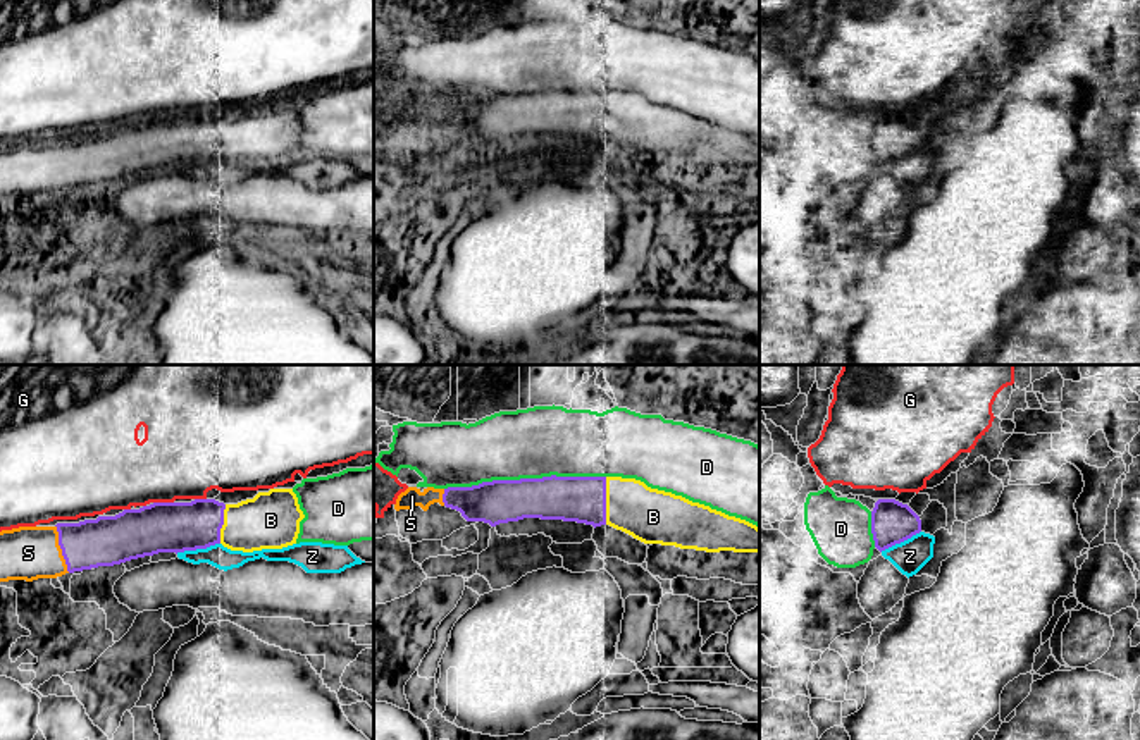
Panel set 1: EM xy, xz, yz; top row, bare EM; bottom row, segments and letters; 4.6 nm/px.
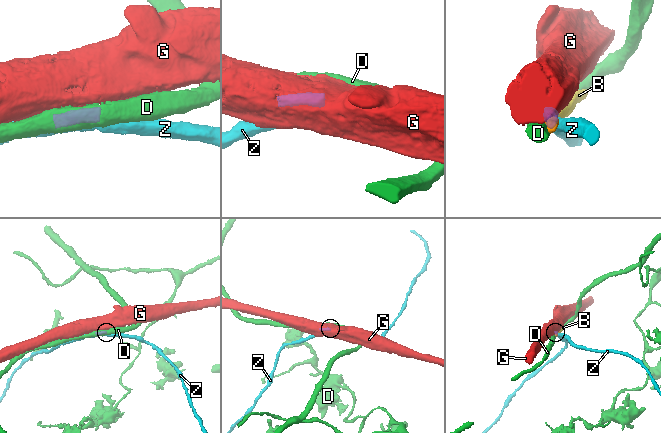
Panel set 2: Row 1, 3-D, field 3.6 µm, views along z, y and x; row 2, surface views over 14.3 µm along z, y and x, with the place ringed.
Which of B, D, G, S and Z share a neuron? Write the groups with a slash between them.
B S / D / G / Z

